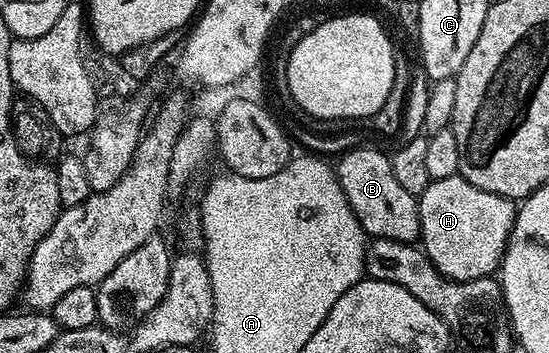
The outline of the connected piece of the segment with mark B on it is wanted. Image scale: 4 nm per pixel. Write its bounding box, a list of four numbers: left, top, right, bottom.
[336,149,421,242]

